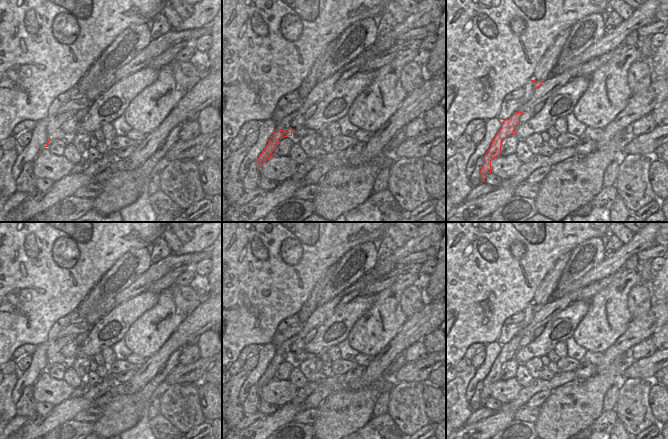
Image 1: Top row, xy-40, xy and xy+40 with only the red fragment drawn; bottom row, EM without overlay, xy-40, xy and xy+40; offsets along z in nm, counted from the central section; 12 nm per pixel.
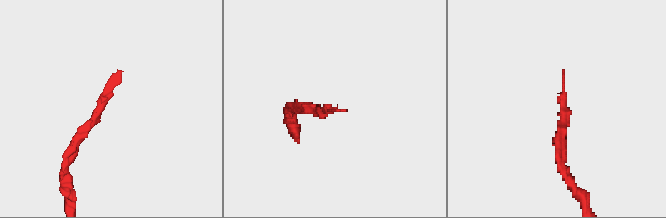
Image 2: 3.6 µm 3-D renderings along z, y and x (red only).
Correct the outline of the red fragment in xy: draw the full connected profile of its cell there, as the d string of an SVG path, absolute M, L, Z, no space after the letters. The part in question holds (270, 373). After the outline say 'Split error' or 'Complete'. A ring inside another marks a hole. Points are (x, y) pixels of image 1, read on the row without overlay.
M290 351L289 353L279 354L276 353L273 359L271 360L267 370L264 372L262 377L260 378L257 386L259 388L259 394L261 389L267 385L272 379L276 378L276 372L279 365L288 360L292 360L293 353Z. Complete

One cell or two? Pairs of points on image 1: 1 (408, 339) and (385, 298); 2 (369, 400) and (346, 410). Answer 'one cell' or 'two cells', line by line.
1: two cells
2: one cell

